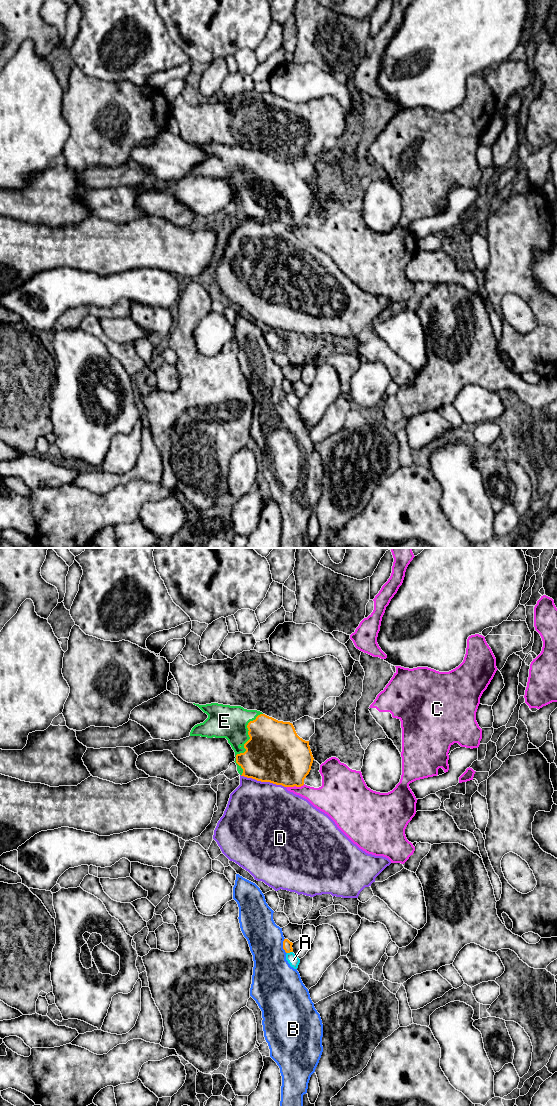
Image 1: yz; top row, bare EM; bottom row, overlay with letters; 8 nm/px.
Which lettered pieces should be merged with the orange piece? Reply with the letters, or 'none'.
E

